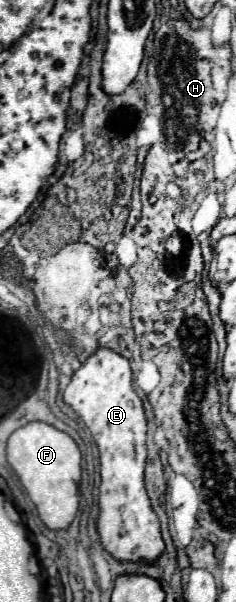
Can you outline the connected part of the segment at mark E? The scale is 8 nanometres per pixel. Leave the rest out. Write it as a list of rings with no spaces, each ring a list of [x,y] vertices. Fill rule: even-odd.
[[[97,348],[85,364],[73,372],[71,382],[63,392],[63,402],[79,414],[99,448],[101,486],[97,530],[103,548],[117,560],[153,562],[163,552],[165,544],[143,482],[147,422],[141,398],[131,384],[129,360],[109,348]]]

